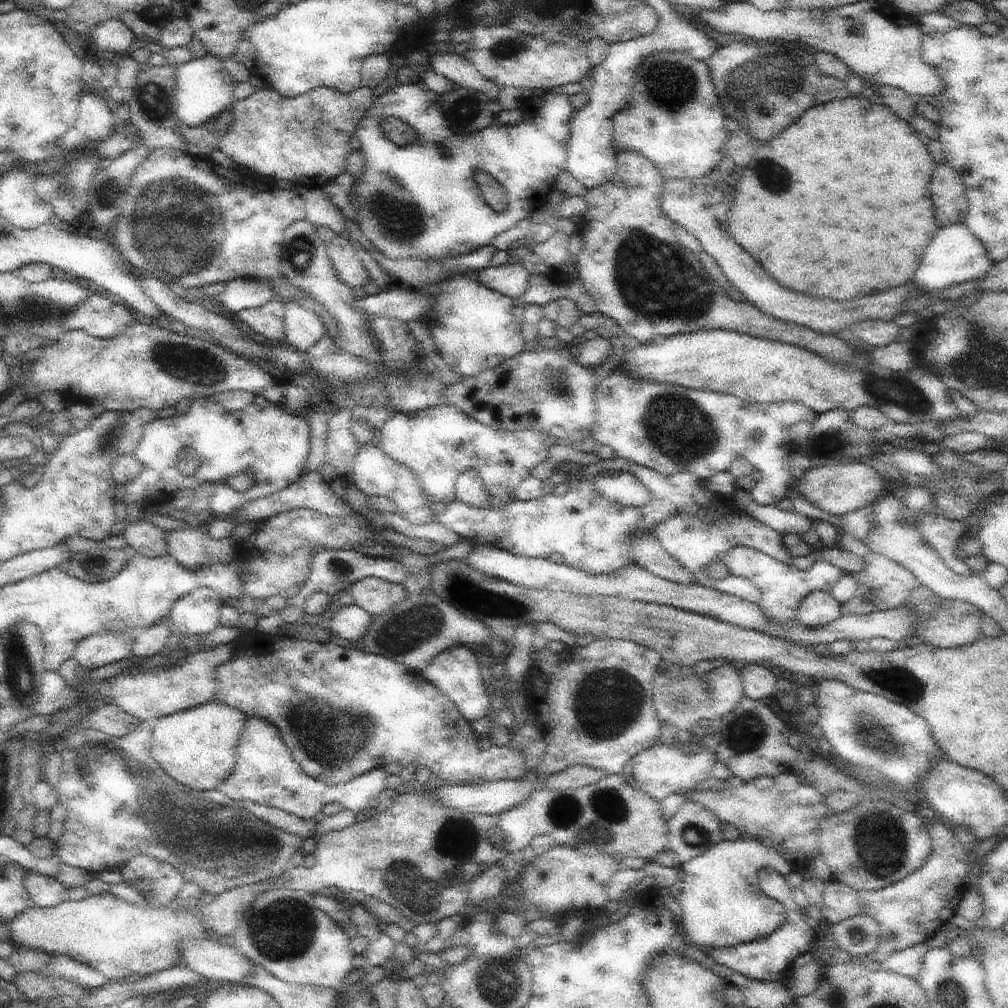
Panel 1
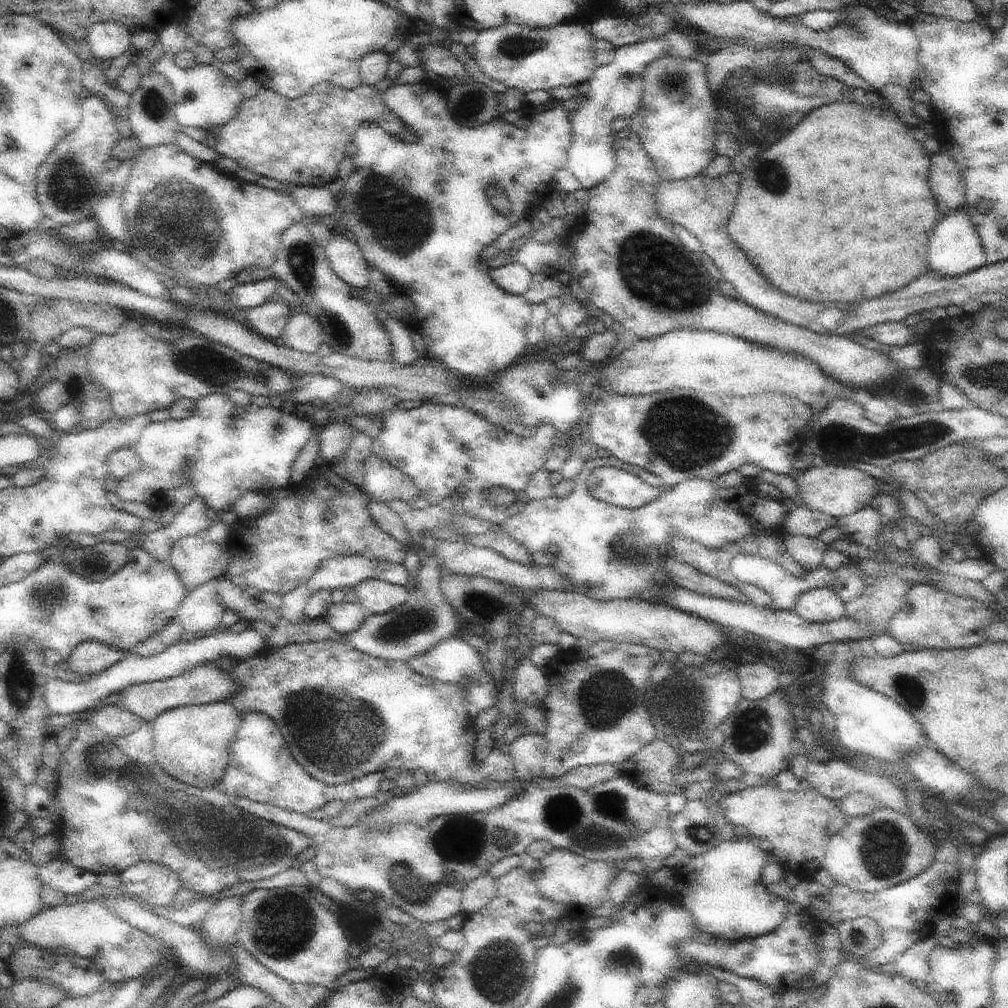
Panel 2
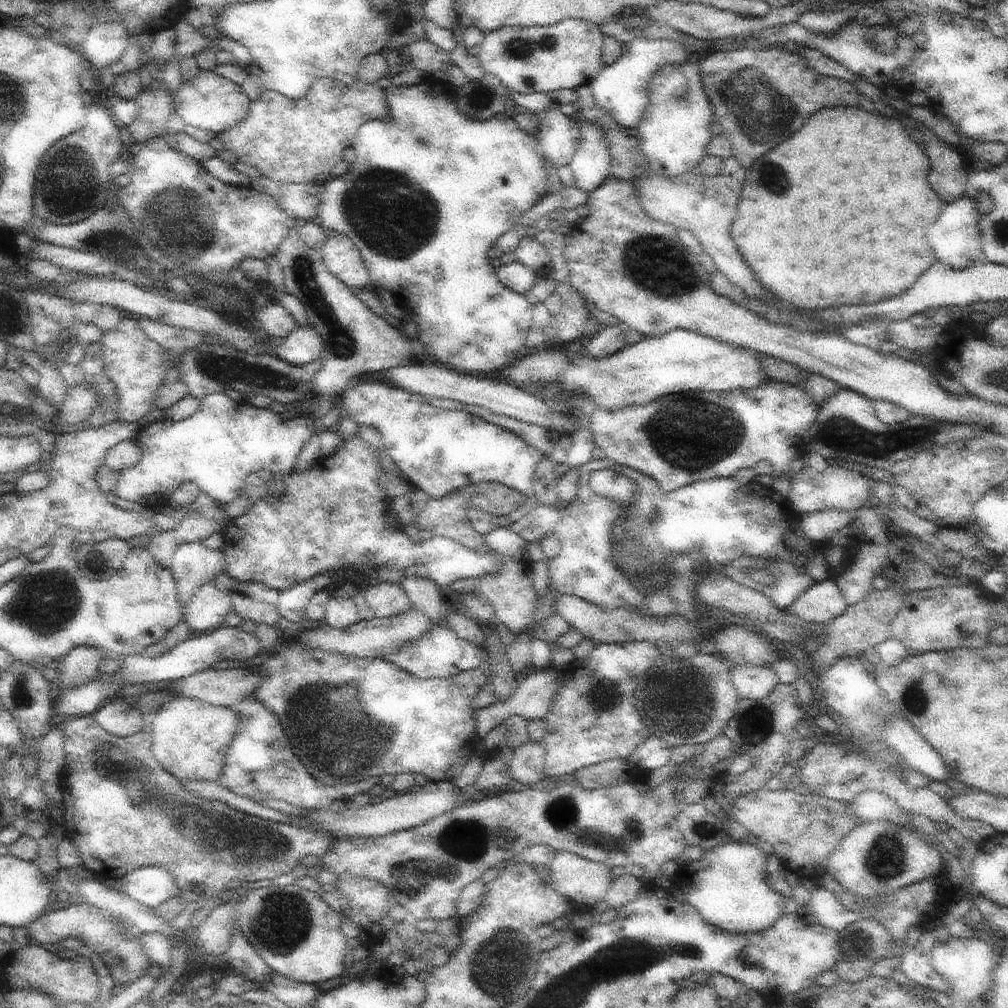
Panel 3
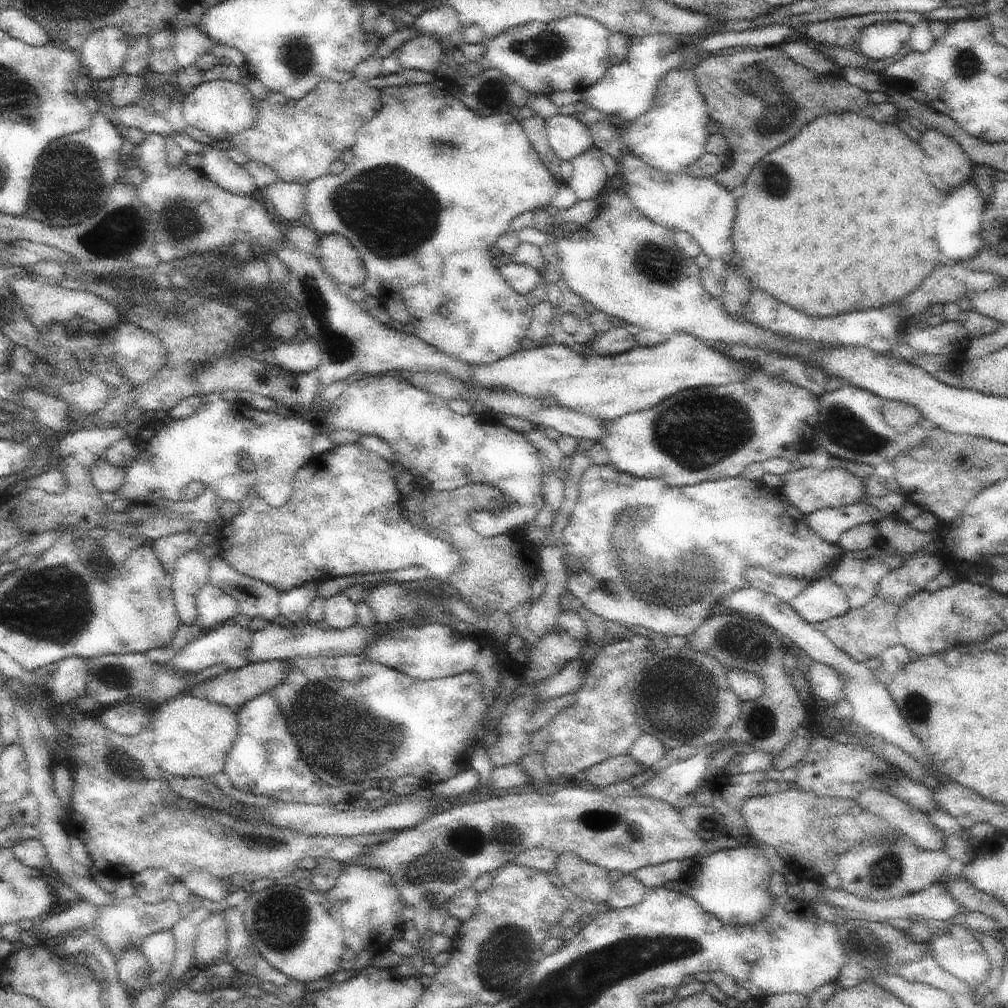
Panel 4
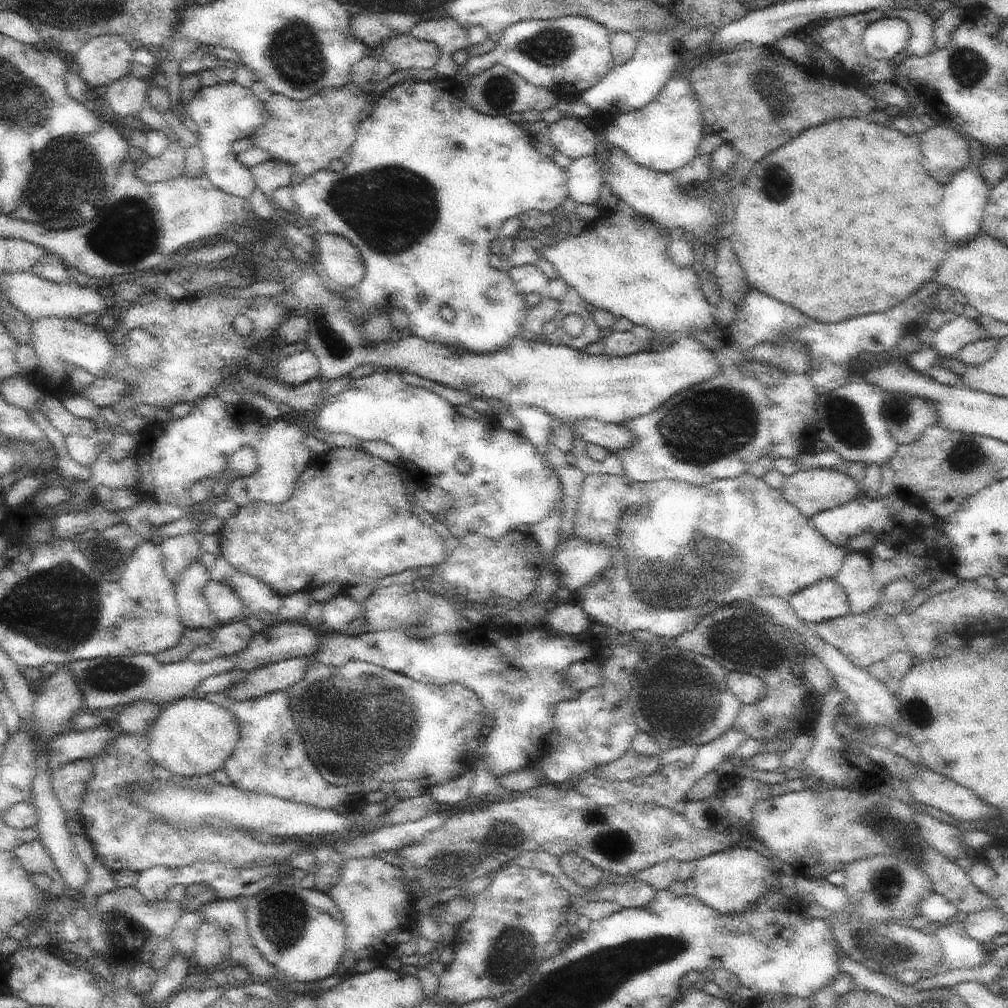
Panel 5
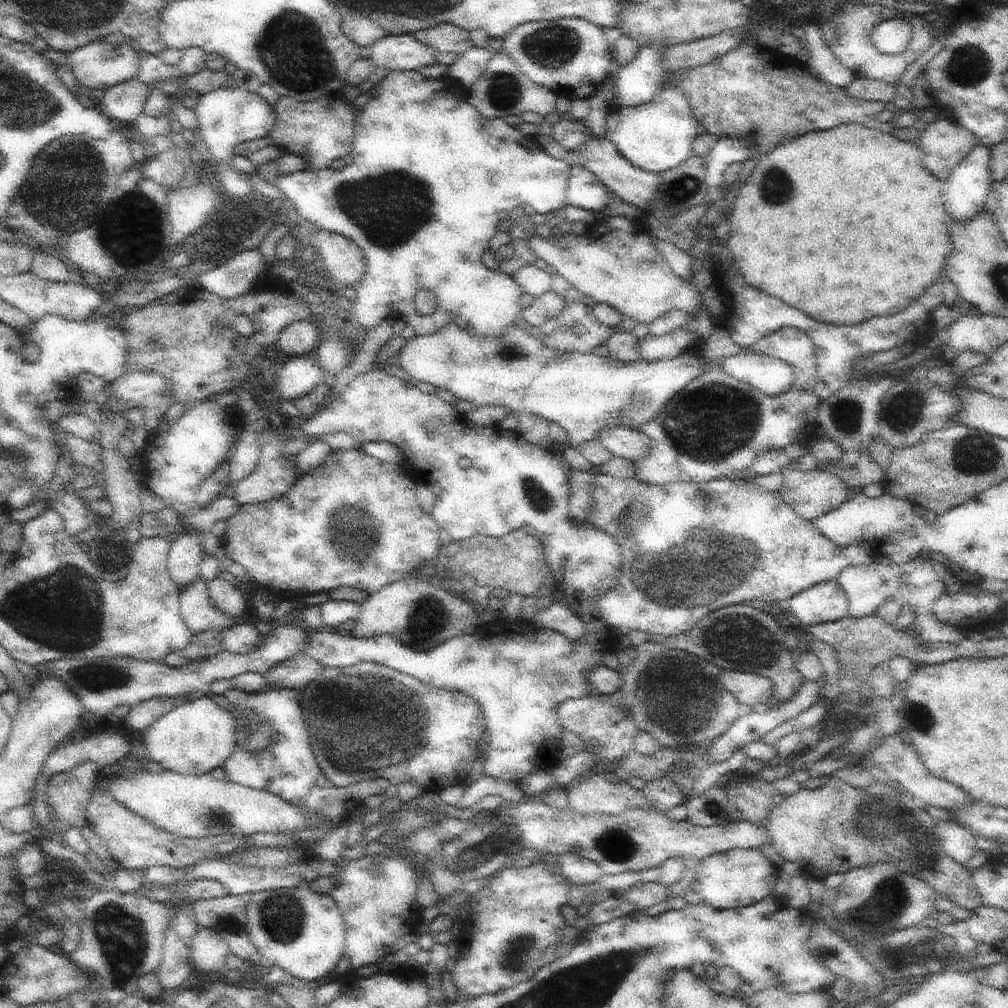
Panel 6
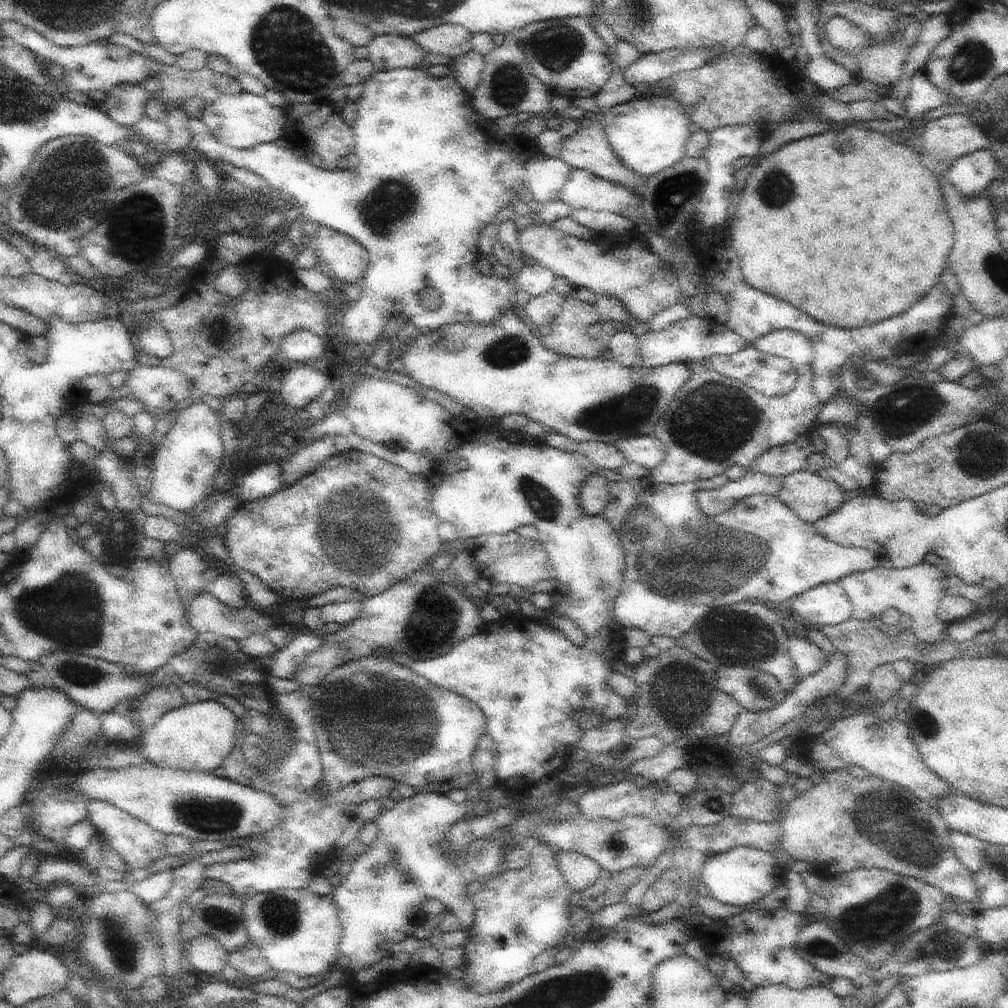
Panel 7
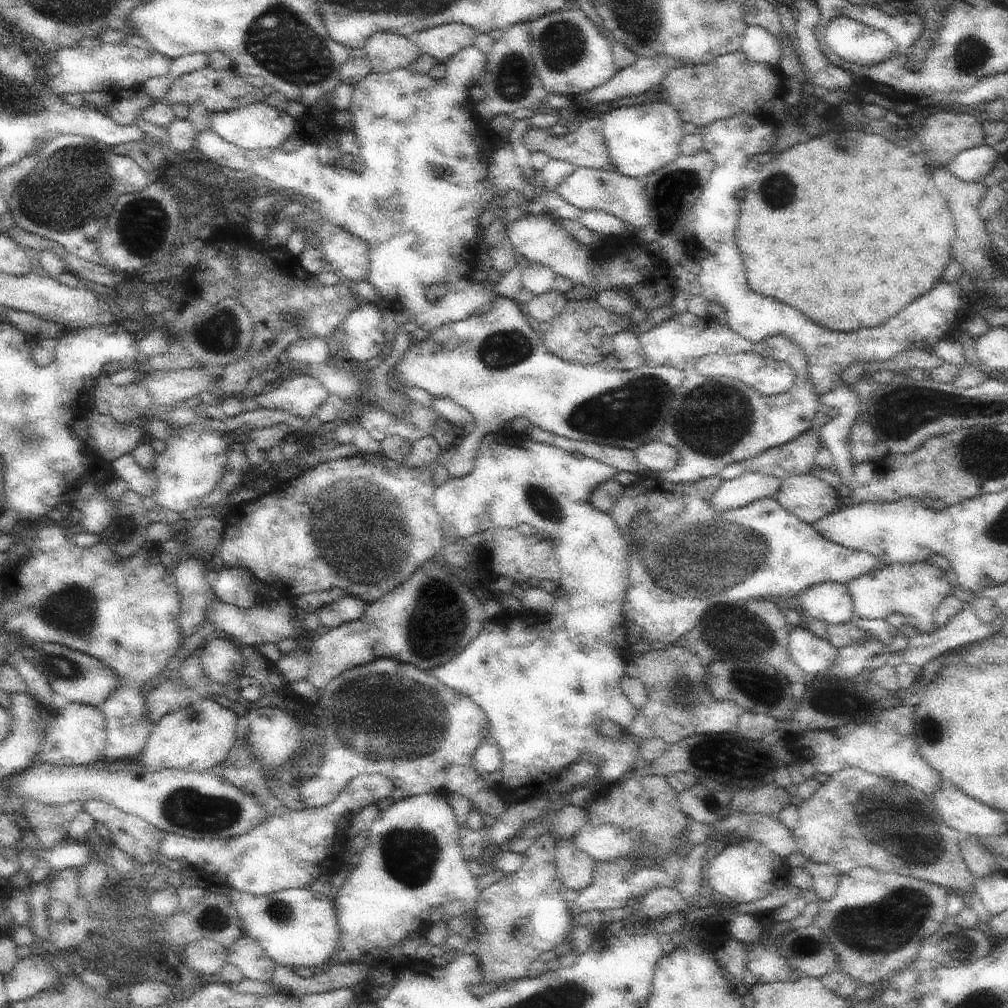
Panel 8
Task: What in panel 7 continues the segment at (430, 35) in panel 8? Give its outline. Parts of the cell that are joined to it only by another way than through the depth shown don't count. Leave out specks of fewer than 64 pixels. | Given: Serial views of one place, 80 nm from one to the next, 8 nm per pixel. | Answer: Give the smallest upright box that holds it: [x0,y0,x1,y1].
[411,23,473,59]

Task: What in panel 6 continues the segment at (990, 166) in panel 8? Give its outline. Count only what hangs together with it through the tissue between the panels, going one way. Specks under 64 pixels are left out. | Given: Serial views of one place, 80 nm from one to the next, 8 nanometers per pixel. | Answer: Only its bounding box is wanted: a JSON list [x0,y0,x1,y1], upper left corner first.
[945,143,993,226]

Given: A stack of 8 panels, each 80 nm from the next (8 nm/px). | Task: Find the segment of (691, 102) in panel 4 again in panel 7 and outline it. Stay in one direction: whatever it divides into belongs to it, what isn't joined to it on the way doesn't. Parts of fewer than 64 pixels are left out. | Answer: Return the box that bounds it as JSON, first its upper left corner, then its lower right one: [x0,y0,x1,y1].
[603,88,692,177]

